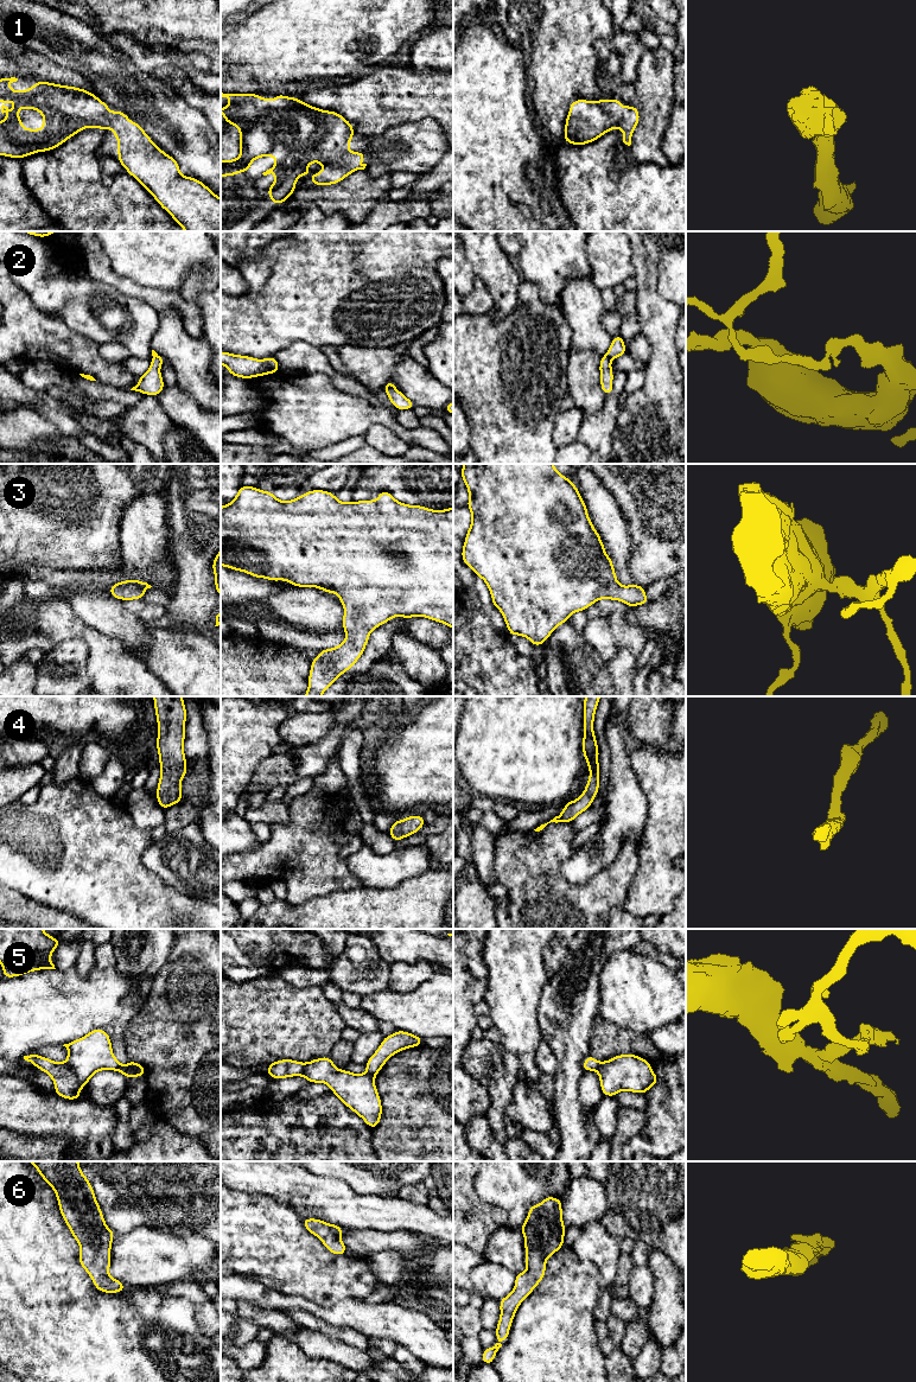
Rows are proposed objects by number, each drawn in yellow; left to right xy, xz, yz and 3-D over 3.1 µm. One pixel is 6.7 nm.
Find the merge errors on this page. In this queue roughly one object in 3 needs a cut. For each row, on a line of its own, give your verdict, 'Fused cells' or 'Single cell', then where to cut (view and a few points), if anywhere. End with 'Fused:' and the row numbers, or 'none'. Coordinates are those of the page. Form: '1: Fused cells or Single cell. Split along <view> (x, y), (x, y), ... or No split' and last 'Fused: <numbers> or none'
1: Single cell. No split
2: Fused cells. Split along yz (605, 355), (610, 358)
3: Single cell. No split
4: Single cell. No split
5: Fused cells. Split along xz (367, 1071), (374, 1075)
6: Single cell. No split
Fused: 2, 5

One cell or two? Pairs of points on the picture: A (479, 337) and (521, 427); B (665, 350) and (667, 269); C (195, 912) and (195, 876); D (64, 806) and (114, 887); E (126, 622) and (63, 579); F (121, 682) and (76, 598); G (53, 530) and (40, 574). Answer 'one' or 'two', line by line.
A: one
B: two
C: two
D: one
E: two
F: two
G: two

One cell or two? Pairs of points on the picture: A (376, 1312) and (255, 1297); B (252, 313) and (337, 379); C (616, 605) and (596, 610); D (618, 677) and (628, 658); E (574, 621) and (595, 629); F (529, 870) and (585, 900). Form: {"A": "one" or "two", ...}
{"A": "one", "B": "two", "C": "one", "D": "one", "E": "two", "F": "one"}

